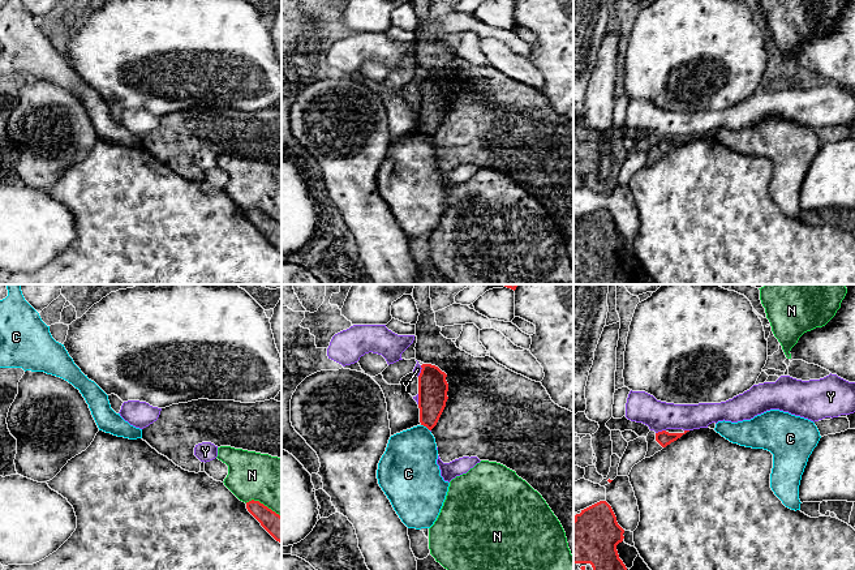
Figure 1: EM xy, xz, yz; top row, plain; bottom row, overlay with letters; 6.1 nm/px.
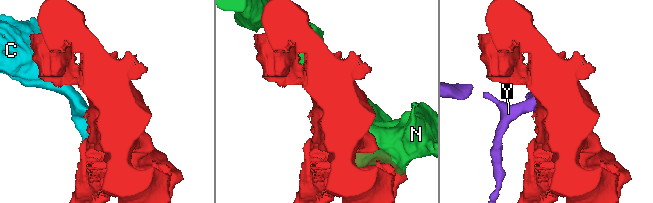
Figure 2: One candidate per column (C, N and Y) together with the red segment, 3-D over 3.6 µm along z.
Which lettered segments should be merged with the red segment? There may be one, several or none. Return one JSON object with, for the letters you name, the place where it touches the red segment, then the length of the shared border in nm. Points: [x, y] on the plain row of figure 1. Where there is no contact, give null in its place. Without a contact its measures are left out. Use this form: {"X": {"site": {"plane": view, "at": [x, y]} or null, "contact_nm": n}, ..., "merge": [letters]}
{"merge": []}

